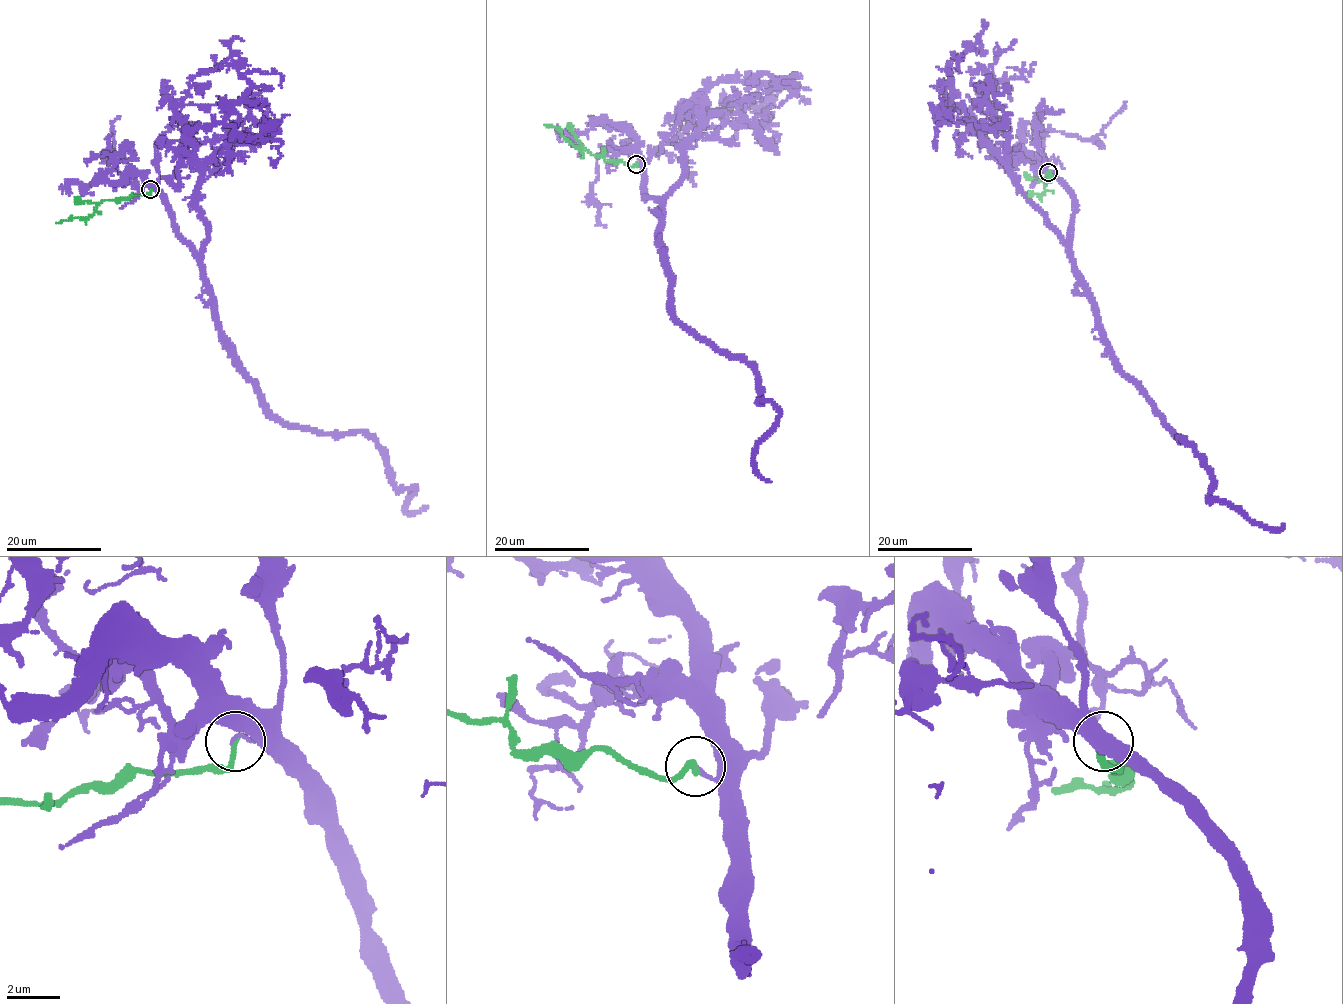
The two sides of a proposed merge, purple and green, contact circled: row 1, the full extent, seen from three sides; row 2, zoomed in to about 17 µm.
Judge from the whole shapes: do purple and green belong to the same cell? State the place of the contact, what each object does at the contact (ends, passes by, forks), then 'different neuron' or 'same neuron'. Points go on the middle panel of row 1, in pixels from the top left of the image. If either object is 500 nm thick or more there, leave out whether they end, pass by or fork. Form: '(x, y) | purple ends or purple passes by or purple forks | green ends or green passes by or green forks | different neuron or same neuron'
(636, 164) | purple ends | green ends | different neuron

